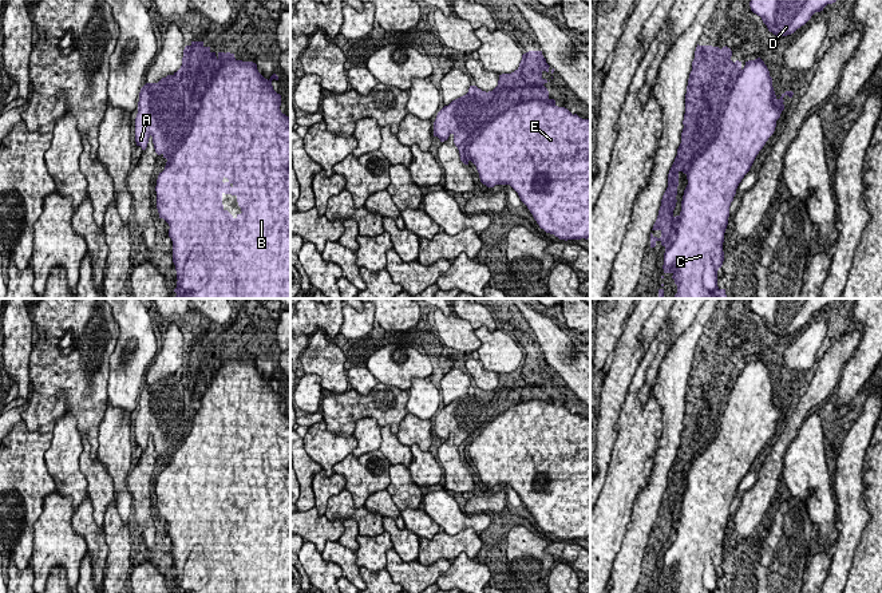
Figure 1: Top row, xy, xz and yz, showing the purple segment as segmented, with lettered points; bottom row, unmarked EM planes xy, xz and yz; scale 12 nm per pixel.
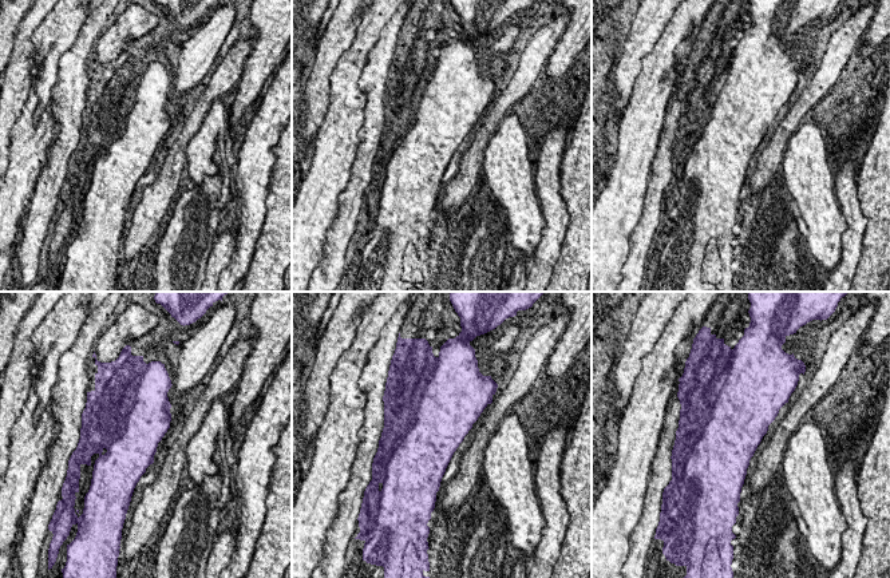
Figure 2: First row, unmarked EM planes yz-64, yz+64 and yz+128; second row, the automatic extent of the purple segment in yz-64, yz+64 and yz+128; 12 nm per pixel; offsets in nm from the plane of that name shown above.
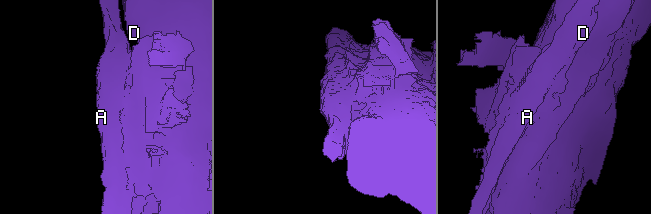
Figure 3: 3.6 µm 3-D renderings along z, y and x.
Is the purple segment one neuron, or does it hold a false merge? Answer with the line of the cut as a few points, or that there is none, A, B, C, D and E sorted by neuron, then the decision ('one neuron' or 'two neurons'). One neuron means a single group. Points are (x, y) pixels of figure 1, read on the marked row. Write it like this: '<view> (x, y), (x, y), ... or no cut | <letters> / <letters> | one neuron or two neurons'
xy (236, 60), (192, 74), (182, 99), (186, 138), (162, 153) | A / B C D E | two neurons

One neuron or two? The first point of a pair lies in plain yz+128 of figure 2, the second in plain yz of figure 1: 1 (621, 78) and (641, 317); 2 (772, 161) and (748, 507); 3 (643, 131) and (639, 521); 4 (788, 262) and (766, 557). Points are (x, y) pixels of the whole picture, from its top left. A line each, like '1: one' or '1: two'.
1: one
2: one
3: two
4: one

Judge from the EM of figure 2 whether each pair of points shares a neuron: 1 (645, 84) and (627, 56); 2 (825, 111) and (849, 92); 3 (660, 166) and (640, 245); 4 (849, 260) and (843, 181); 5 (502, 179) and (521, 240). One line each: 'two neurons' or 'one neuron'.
1: two neurons
2: one neuron
3: one neuron
4: one neuron
5: one neuron

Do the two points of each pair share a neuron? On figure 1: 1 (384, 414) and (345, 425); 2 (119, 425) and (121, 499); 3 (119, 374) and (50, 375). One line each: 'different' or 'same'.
1: same
2: same
3: different

